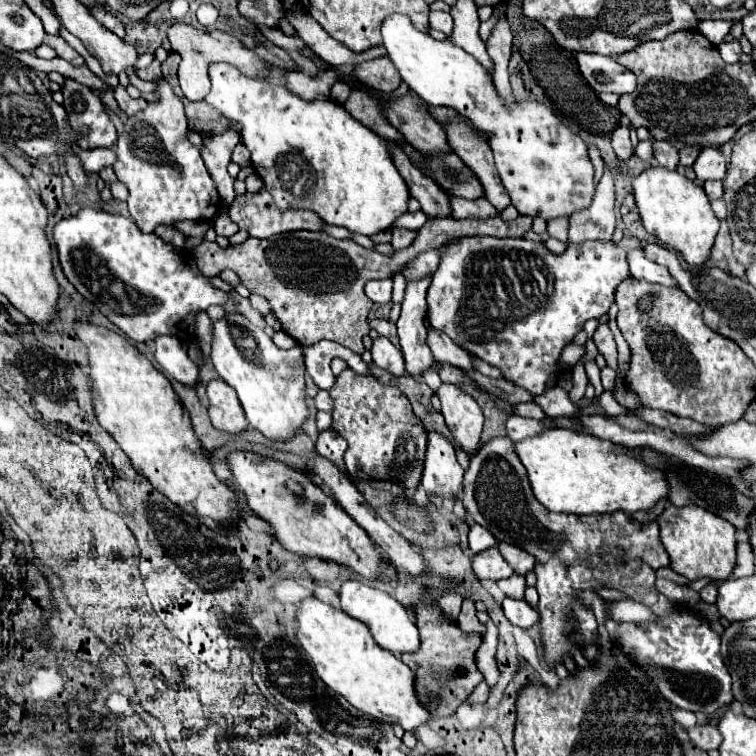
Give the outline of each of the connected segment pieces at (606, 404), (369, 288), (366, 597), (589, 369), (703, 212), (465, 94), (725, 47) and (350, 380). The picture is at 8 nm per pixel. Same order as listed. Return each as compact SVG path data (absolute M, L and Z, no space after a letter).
M605 391L605 393L601 395L599 403L601 403L601 407L603 407L605 411L609 411L609 415L619 415L619 413L627 411L627 409L623 409L623 407L615 401L615 397L613 397L613 393L611 393L611 391Z
M391 279L369 281L369 283L365 285L365 295L367 295L373 303L389 303L389 301L391 301L391 287L393 287L393 281L391 281Z
M345 581L341 585L339 597L341 597L341 609L349 617L365 623L379 647L391 651L397 657L403 655L403 653L415 653L419 649L421 641L419 641L419 633L417 633L415 623L411 621L407 609L401 603L397 603L389 593L385 593L385 591L373 591L367 585L357 585L353 581Z
M590 360L585 363L585 370L589 379L589 382L595 388L595 397L599 399L599 395L603 393L603 386L600 379L601 370L598 368L595 360Z
M649 167L643 171L639 177L635 177L633 189L647 233L657 235L659 241L669 249L679 251L689 265L703 265L709 259L715 235L719 231L719 219L711 211L705 191L679 171L669 171L663 167Z
M405 15L387 17L381 31L391 61L413 93L431 107L451 107L487 135L499 179L521 215L551 221L571 217L575 211L583 211L591 205L595 195L595 169L589 161L587 145L549 105L521 101L507 107L507 103L499 99L491 75L473 55L465 53L449 39L437 41L429 33L417 31Z
M738 40L722 42L717 46L721 58L728 64L736 63L742 54L741 45Z
M345 369L329 393L335 401L333 429L349 443L345 451L347 473L357 475L363 471L377 481L389 481L403 491L415 491L423 473L427 431L421 419L411 411L407 397L403 397L397 387L381 385L377 379L357 375L353 369Z

